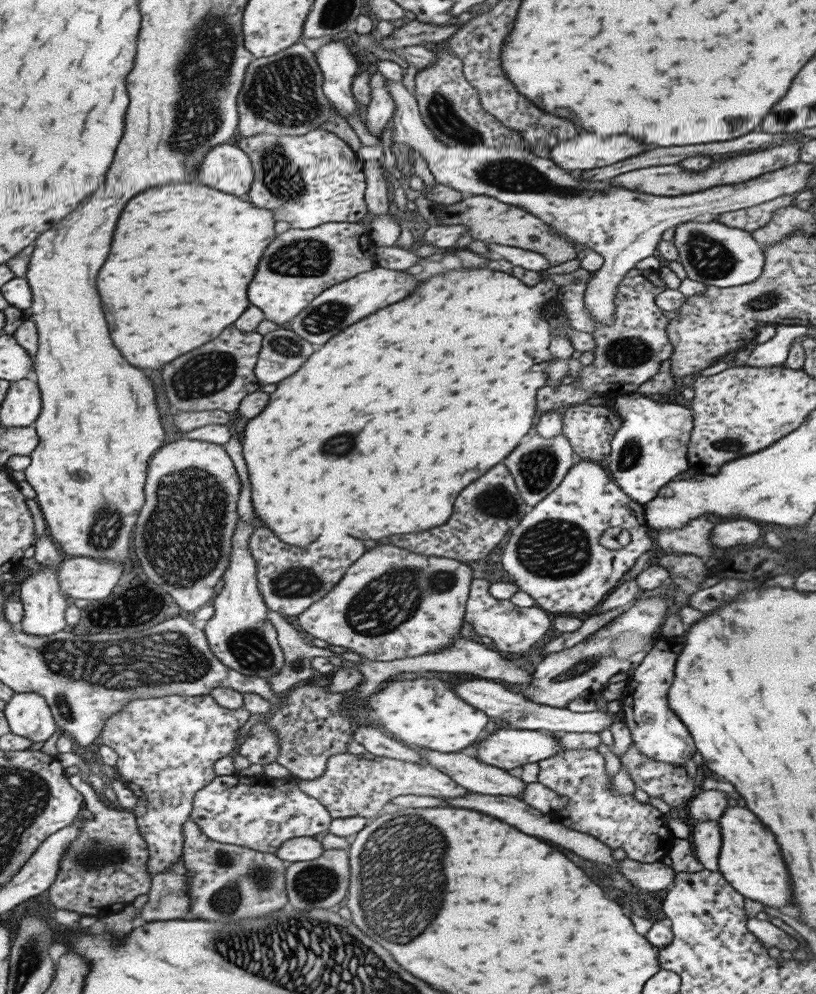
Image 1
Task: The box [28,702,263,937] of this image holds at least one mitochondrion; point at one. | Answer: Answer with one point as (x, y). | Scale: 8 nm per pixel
(99, 855)

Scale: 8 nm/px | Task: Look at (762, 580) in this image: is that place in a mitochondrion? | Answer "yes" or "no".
no

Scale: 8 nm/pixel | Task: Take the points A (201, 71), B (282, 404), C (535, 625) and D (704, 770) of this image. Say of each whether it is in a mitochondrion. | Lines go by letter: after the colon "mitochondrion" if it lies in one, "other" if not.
A: mitochondrion
B: other
C: other
D: other

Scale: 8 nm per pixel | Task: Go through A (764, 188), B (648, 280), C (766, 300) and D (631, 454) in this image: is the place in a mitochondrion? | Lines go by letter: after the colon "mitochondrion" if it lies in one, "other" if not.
A: other
B: other
C: mitochondrion
D: mitochondrion

